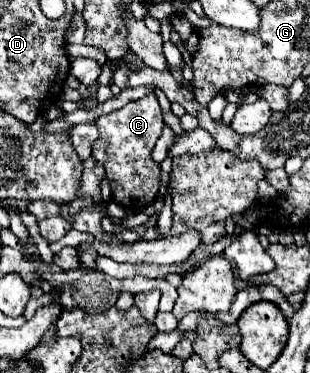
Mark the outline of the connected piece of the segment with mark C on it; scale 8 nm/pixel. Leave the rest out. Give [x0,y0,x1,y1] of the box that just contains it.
[93,94,163,210]

